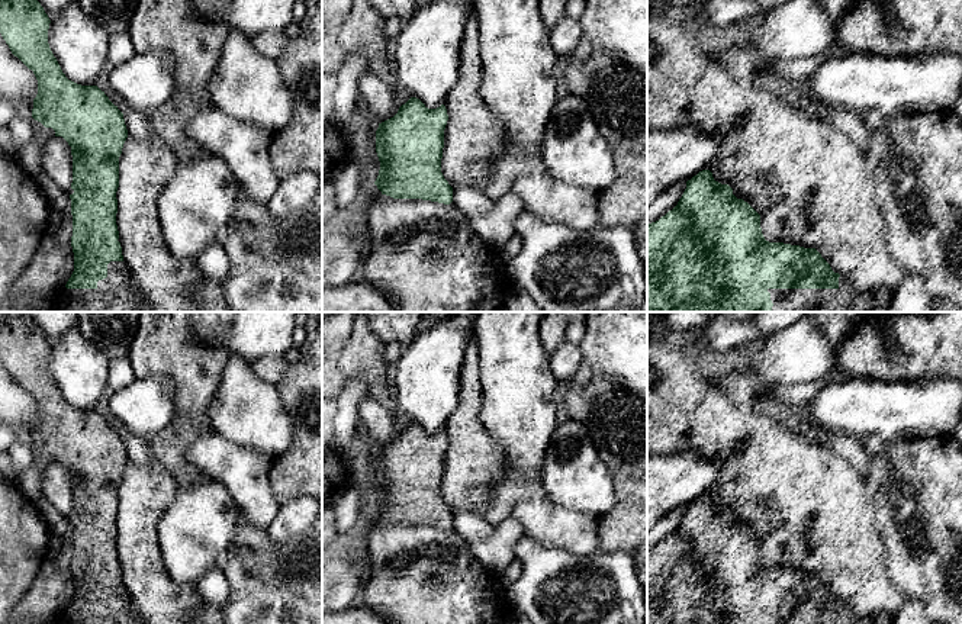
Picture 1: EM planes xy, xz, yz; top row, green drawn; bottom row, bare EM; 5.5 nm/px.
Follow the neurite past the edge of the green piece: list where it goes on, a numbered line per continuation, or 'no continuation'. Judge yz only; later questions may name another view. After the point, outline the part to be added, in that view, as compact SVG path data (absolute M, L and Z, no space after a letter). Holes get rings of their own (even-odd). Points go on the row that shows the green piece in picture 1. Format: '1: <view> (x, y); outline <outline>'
1: yz (845, 299); outline M843 277L837 289L768 289L772 312L865 312L891 305L889 290L858 292Z

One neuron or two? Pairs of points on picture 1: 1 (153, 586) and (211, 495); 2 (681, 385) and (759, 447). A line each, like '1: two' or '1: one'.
1: two
2: one

